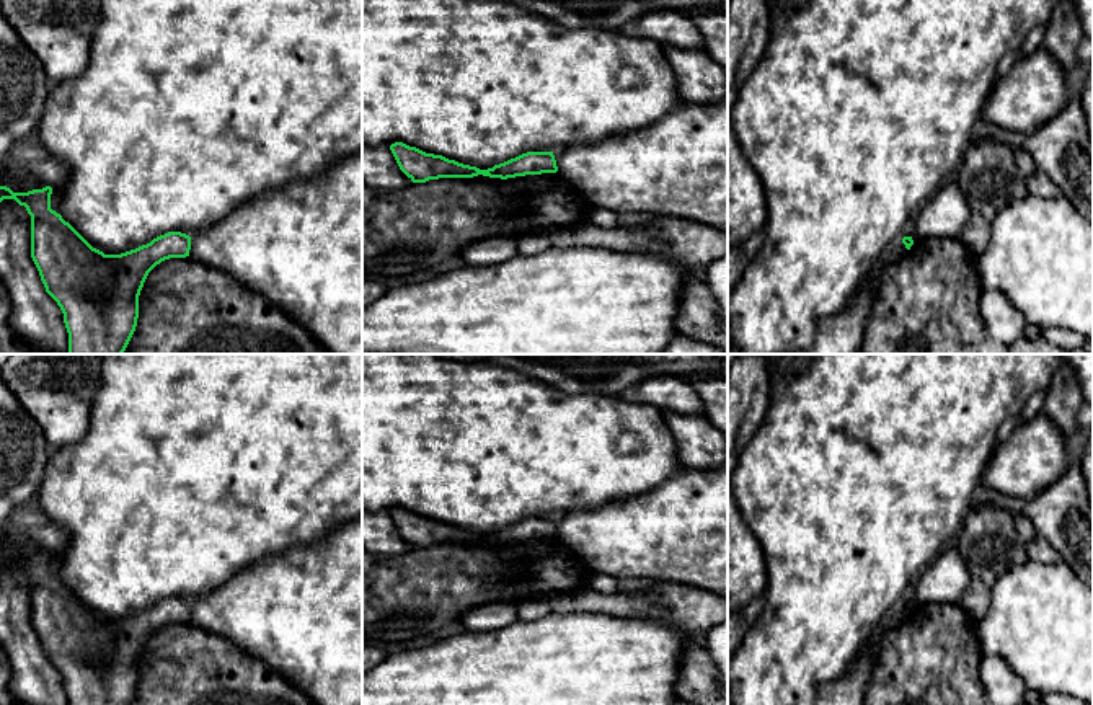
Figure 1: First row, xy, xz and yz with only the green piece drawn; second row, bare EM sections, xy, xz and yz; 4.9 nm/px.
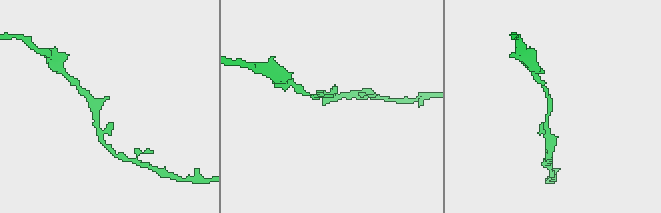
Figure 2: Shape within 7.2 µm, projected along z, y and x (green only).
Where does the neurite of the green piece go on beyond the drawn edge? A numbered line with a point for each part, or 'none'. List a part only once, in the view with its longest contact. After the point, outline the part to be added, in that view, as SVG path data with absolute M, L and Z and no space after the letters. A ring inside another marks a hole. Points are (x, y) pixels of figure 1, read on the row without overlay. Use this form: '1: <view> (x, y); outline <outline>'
none

